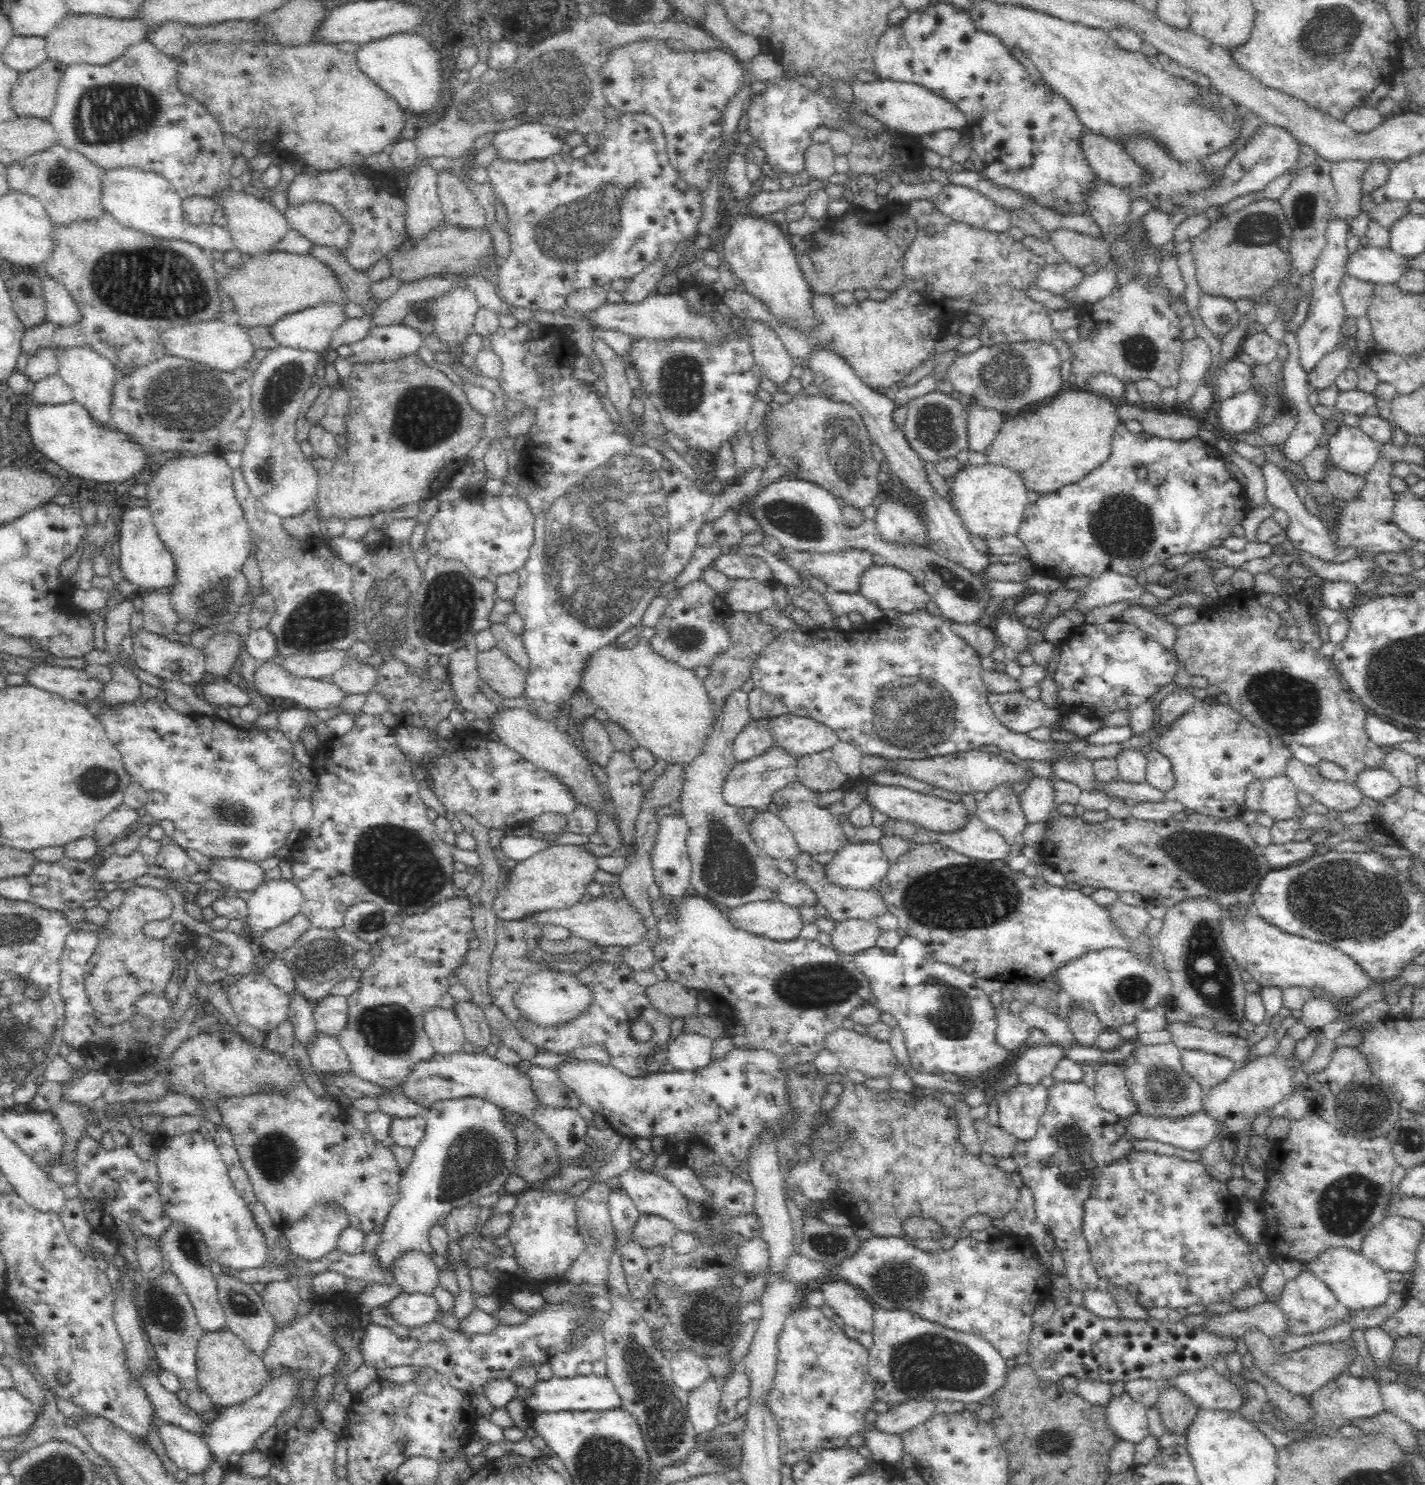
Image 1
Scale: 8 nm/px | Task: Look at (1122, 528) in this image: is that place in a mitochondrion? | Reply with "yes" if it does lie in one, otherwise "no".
yes

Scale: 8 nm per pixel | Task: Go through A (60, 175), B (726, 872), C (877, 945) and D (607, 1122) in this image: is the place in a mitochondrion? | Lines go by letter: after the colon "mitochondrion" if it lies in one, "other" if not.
A: mitochondrion
B: mitochondrion
C: other
D: other

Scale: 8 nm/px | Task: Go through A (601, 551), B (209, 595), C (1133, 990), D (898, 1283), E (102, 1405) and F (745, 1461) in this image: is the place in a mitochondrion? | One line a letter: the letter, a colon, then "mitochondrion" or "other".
A: mitochondrion
B: mitochondrion
C: mitochondrion
D: mitochondrion
E: other
F: other

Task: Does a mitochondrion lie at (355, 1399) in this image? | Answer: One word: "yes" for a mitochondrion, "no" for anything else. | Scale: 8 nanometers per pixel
no

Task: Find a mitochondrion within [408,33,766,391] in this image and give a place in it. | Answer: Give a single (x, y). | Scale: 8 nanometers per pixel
(555, 234)

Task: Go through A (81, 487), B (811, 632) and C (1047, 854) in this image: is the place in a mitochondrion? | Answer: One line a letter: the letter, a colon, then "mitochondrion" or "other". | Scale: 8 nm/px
A: other
B: other
C: other

